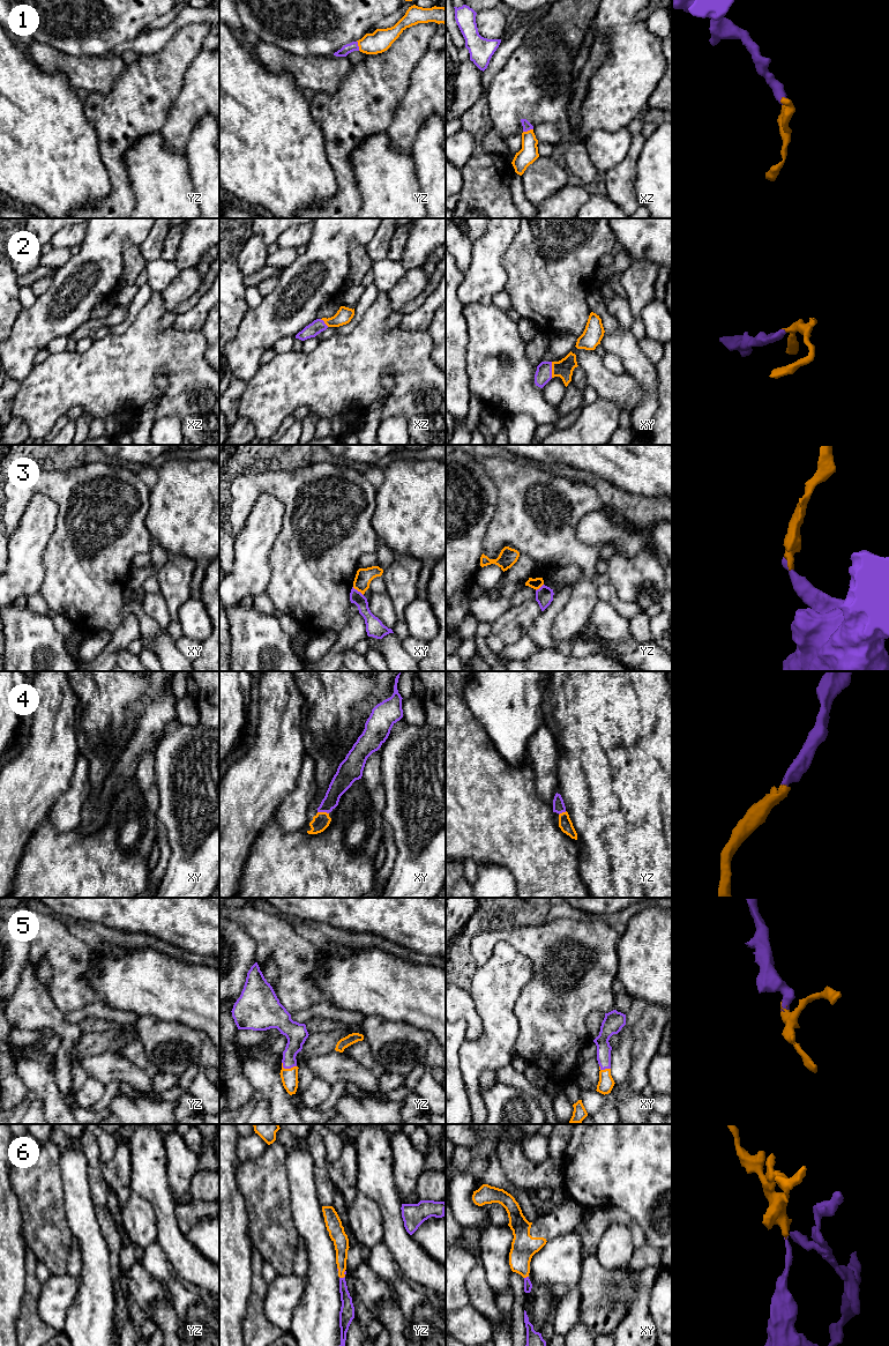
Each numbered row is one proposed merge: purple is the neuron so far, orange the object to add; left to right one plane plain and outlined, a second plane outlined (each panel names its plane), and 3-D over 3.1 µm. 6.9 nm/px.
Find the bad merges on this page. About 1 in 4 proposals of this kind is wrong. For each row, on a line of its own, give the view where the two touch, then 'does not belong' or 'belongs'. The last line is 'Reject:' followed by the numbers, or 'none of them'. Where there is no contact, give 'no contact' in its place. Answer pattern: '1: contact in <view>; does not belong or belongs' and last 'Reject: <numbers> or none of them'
1: contact in xz; belongs
2: contact in xy; belongs
3: contact in xy; does not belong
4: contact in xy; belongs
5: contact in yz; belongs
6: contact in yz; belongs
Reject: 3

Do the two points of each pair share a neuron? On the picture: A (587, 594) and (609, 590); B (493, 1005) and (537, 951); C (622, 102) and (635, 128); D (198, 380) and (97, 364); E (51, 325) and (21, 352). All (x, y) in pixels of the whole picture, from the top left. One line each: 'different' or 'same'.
A: different
B: different
C: different
D: same
E: same

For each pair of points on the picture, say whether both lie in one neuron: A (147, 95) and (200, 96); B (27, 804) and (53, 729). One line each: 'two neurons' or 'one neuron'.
A: two neurons
B: one neuron

